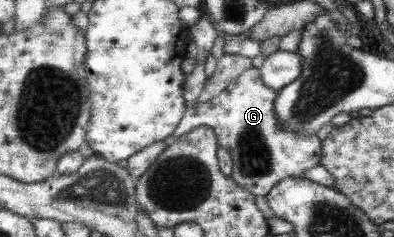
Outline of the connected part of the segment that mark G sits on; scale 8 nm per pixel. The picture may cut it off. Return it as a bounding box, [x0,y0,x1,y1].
[165,69,321,197]

